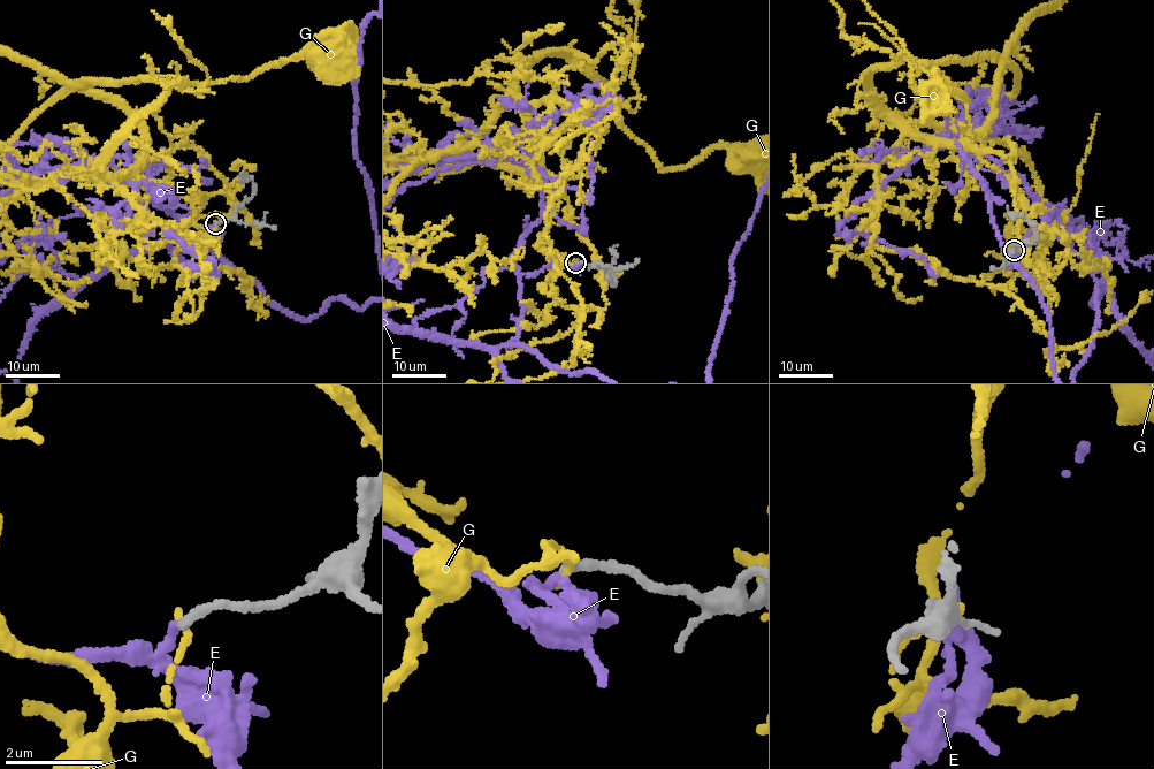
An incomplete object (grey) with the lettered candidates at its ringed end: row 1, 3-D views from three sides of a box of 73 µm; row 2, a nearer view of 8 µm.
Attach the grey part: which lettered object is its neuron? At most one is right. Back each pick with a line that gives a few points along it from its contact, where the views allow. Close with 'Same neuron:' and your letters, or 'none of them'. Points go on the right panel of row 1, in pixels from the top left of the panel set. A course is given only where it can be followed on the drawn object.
Same neuron: E

